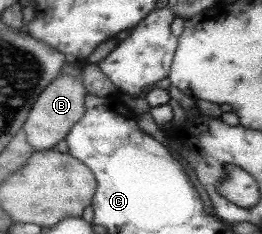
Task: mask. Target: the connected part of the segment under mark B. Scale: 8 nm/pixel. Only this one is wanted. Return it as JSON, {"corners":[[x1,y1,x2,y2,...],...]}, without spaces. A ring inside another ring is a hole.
{"corners":[[59,74,39,94,30,108,28,118,23,123,22,131,26,134,26,141,33,151,51,149,69,132,81,116,84,115,84,98,86,91,83,88,81,77]]}

